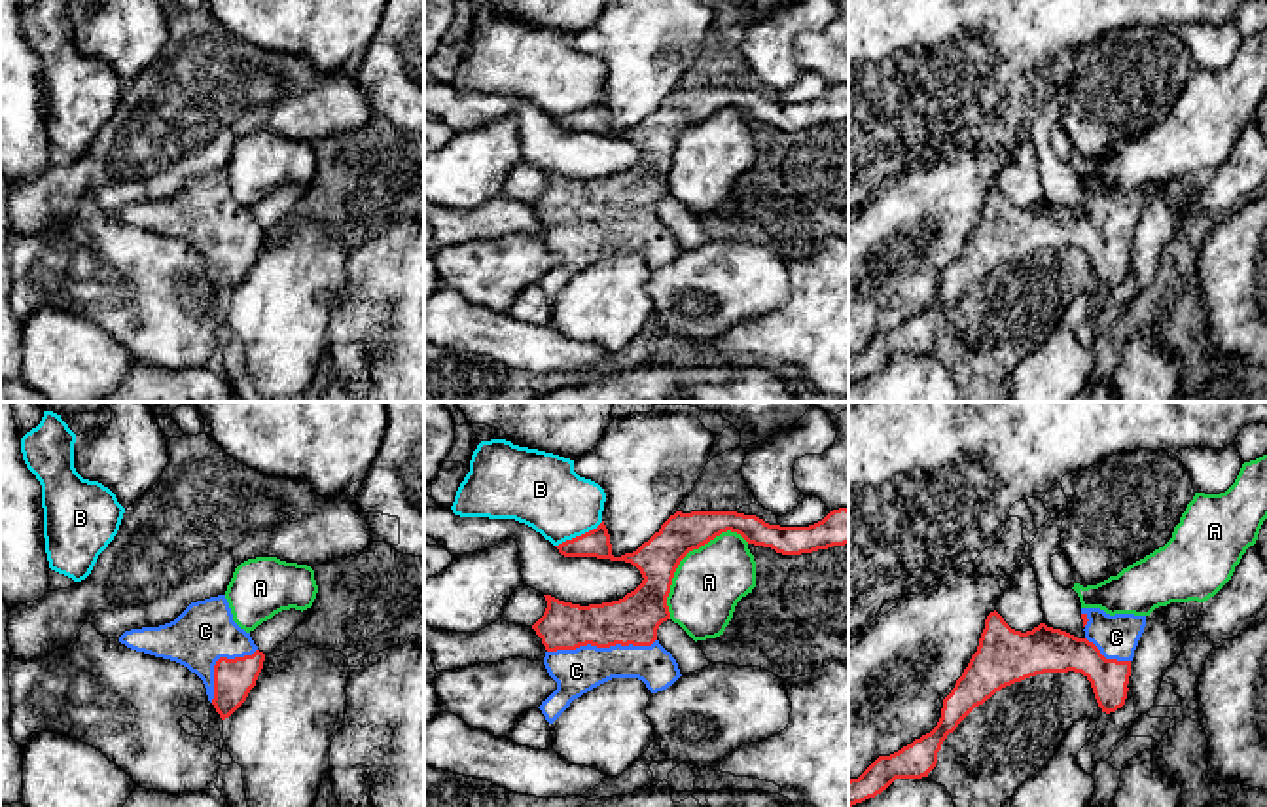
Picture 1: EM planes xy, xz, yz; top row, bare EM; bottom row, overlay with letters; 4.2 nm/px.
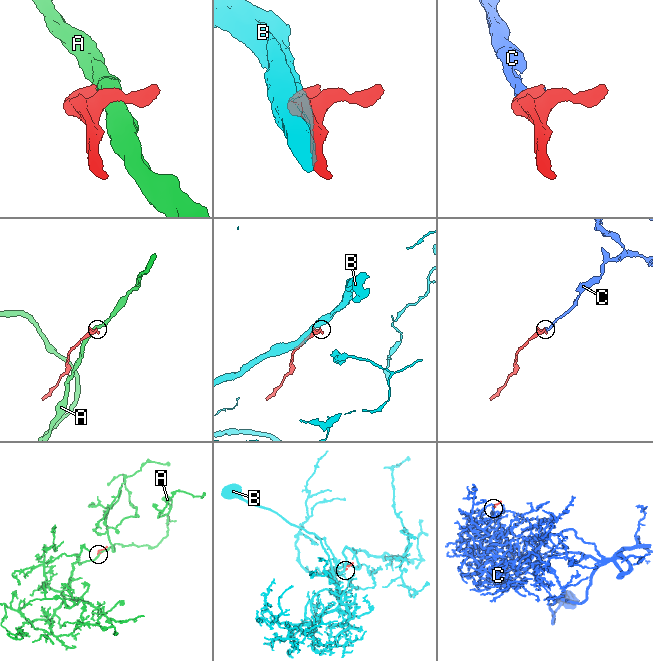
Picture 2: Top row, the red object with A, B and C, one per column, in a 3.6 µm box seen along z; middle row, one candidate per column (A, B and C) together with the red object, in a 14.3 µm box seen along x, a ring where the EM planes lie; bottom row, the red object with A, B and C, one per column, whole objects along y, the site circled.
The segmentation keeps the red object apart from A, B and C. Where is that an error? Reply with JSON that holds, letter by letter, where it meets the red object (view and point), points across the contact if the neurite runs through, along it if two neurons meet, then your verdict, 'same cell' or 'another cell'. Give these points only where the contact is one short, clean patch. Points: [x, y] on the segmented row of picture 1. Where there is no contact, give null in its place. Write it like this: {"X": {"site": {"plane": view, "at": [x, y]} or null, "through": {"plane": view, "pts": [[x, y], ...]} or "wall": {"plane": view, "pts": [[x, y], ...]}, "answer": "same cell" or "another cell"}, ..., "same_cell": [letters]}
{"A": {"site": {"plane": "xz", "at": [680, 559]}, "answer": "another cell"}, "B": {"site": {"plane": "xz", "at": [578, 537]}, "answer": "another cell"}, "C": {"site": {"plane": "xz", "at": [601, 646]}, "answer": "same cell"}, "same_cell": ["C"]}

